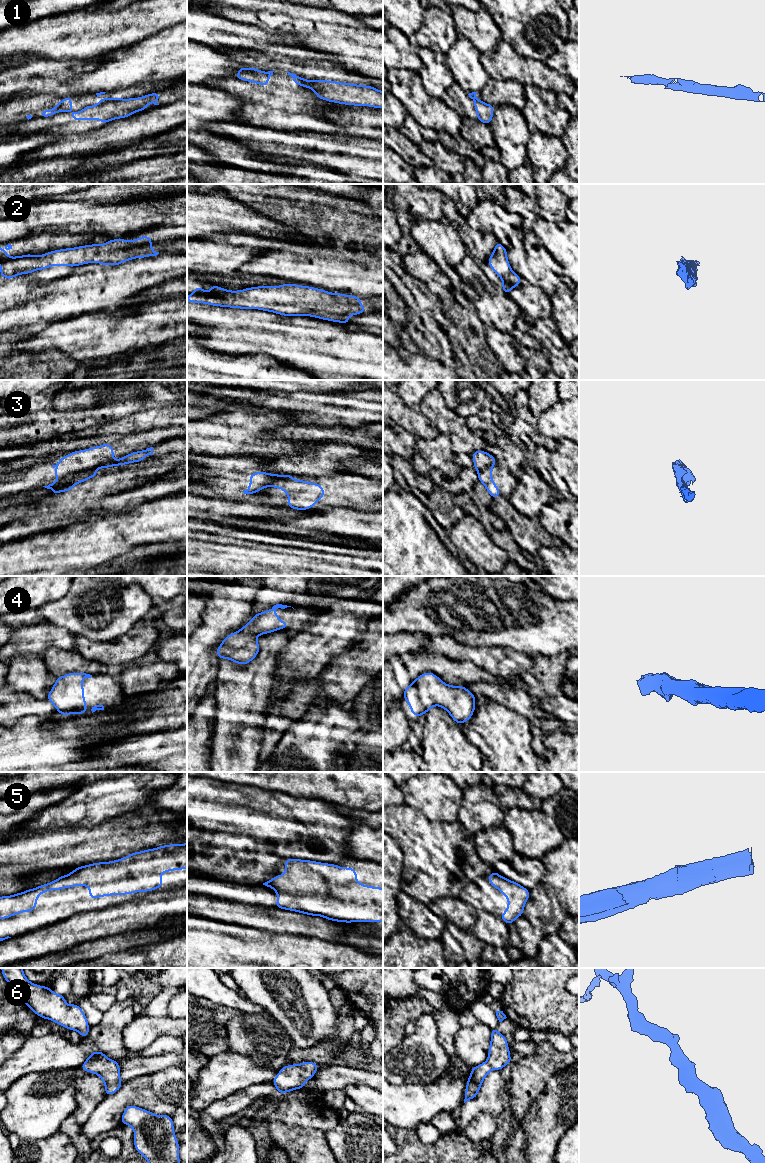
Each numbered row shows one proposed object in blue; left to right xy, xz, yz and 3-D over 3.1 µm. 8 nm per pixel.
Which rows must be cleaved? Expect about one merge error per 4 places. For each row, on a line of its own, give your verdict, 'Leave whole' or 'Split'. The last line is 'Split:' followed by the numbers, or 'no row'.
1: Split
2: Leave whole
3: Split
4: Leave whole
5: Leave whole
6: Leave whole
Split: 1, 3

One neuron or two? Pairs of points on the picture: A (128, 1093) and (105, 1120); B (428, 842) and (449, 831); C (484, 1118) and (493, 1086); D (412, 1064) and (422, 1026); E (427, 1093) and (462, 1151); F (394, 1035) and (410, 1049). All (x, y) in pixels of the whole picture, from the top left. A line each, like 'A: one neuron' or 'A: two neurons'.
A: one neuron
B: one neuron
C: two neurons
D: one neuron
E: two neurons
F: two neurons

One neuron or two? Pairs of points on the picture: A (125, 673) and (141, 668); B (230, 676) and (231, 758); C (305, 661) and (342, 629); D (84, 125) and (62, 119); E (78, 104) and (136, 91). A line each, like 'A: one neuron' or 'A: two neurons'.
A: one neuron
B: one neuron
C: one neuron
D: one neuron
E: one neuron

